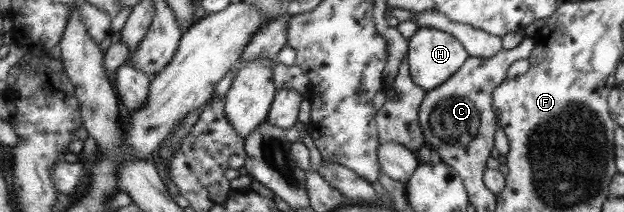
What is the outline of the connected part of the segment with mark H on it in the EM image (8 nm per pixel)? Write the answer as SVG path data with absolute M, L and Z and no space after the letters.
M419 26L407 40L408 53L405 56L410 66L412 81L426 91L441 86L447 79L457 74L463 63L470 58L470 53L466 51L461 41L440 29Z

